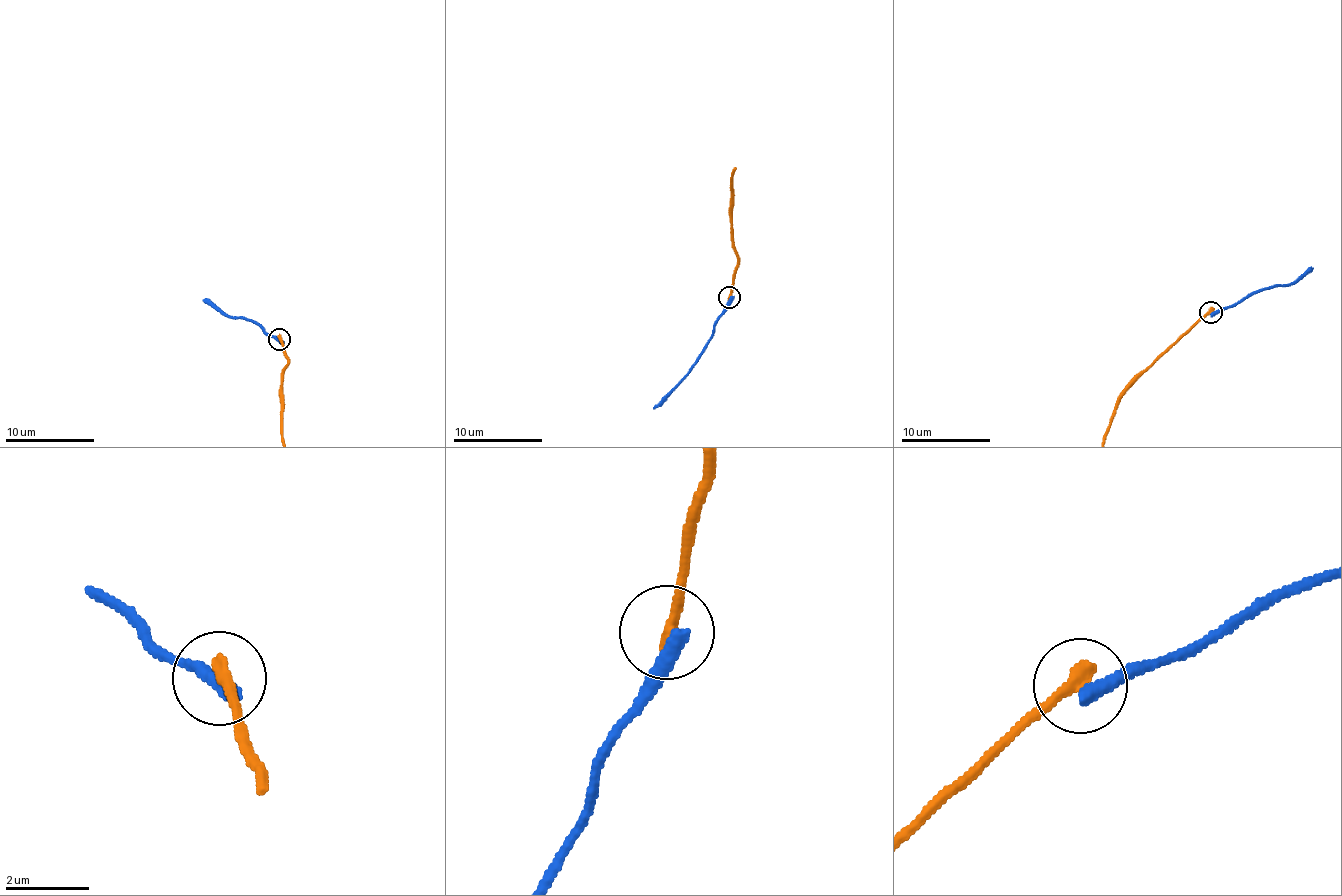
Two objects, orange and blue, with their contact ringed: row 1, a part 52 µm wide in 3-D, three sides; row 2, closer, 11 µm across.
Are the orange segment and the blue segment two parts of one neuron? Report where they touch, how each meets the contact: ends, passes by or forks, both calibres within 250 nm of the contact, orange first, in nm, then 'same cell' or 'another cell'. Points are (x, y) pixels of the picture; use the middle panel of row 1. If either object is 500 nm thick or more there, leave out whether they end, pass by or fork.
at (729, 297); orange ends there; blue ends there; 320 nm thick on the orange side, 440 nm on the other; another cell

